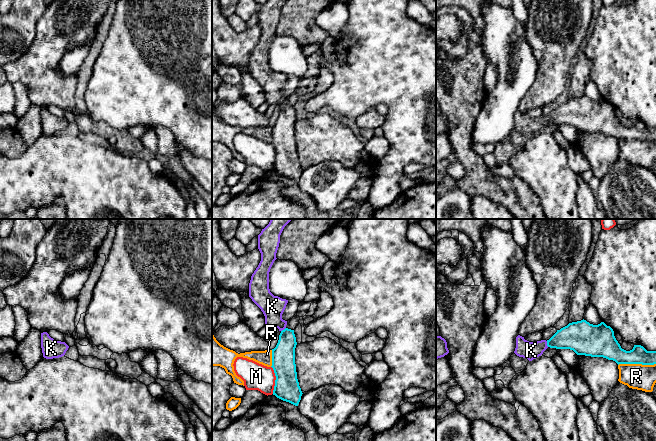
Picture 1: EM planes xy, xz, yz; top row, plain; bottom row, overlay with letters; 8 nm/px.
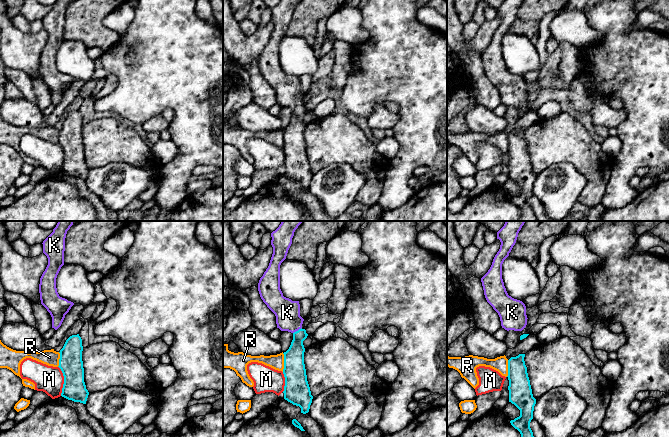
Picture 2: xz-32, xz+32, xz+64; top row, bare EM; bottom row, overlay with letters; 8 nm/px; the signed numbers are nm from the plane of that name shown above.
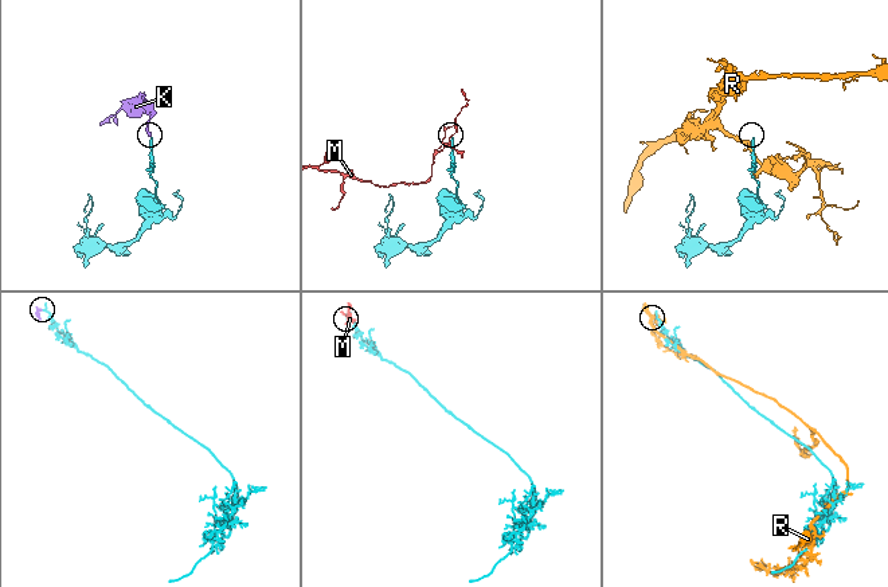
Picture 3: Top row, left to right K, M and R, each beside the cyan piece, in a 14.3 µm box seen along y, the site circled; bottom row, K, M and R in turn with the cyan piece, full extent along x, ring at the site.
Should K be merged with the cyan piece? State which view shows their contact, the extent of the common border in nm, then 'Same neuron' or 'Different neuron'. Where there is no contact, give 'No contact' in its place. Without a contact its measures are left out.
Touches cyan in yz. Shared border 50 nm. Same neuron

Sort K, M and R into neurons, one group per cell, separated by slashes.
K / M / R

